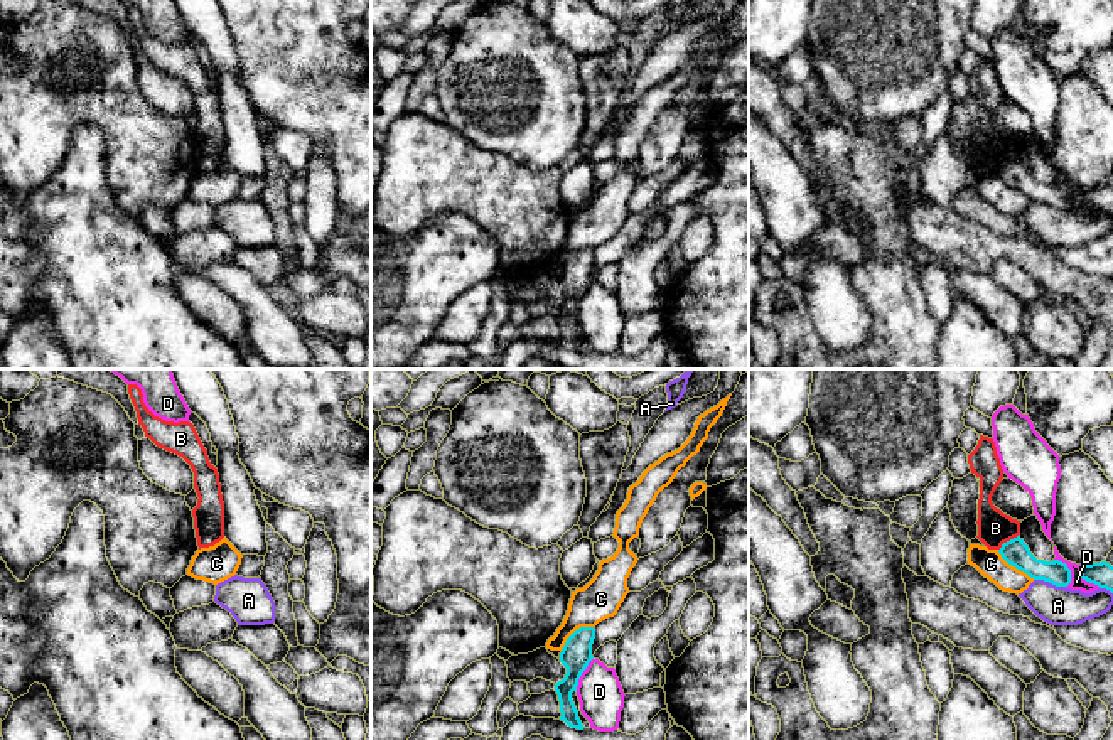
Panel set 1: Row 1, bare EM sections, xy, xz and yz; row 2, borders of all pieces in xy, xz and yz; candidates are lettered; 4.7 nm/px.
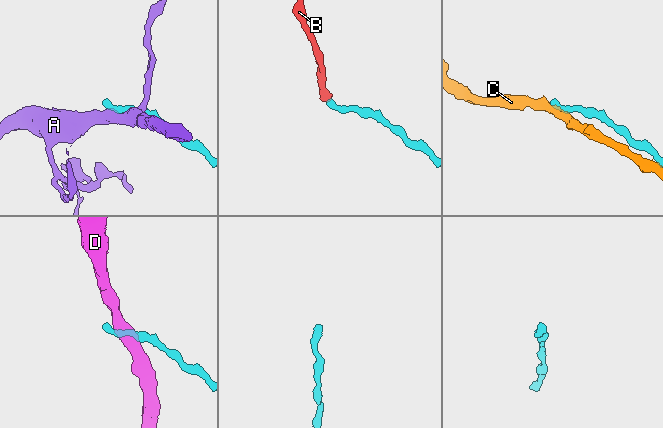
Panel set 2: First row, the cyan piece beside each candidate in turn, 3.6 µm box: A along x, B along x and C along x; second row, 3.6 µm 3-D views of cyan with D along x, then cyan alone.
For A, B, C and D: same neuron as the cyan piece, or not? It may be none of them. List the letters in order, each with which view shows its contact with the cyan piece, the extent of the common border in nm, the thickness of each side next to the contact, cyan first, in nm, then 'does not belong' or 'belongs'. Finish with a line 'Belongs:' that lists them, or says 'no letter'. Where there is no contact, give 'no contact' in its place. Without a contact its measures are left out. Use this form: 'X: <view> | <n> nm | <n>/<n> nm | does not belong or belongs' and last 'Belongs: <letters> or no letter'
A: yz | 160 nm | 120/190 nm | does not belong
B: yz | 120 nm | 120/160 nm | does not belong
C: yz | 240 nm | 120/130 nm | does not belong
D: yz | 160 nm | 120/60 nm | does not belong
Belongs: no letter

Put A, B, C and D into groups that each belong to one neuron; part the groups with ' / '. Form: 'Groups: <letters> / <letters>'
Groups: A / B / C / D

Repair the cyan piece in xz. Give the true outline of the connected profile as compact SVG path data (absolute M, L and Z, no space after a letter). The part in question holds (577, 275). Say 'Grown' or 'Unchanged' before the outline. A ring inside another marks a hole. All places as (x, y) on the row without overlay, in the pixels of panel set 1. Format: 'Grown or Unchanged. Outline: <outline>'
Unchanged. Outline: M580 249L567 261L560 275L560 285L567 290L565 300L555 307L555 314L560 324L562 335L560 342L577 352L583 352L585 349L578 341L578 334L572 322L572 315L577 314L582 295L594 282L592 278L594 261L595 261L594 249Z

